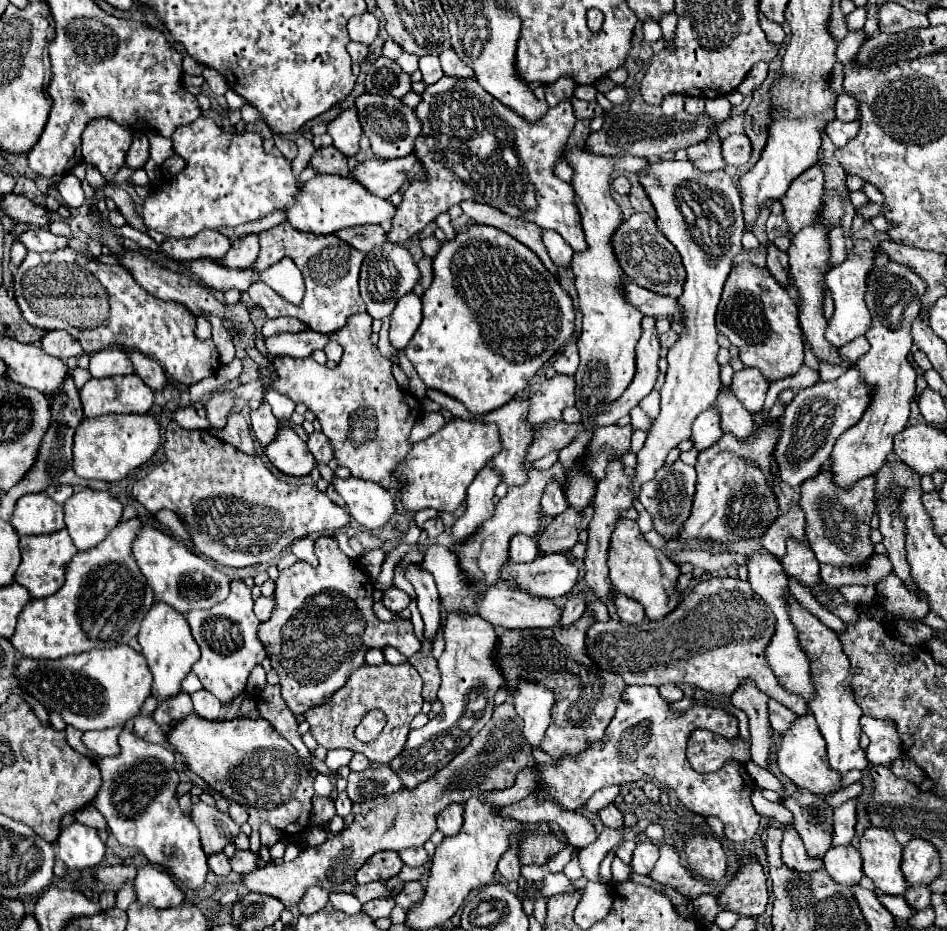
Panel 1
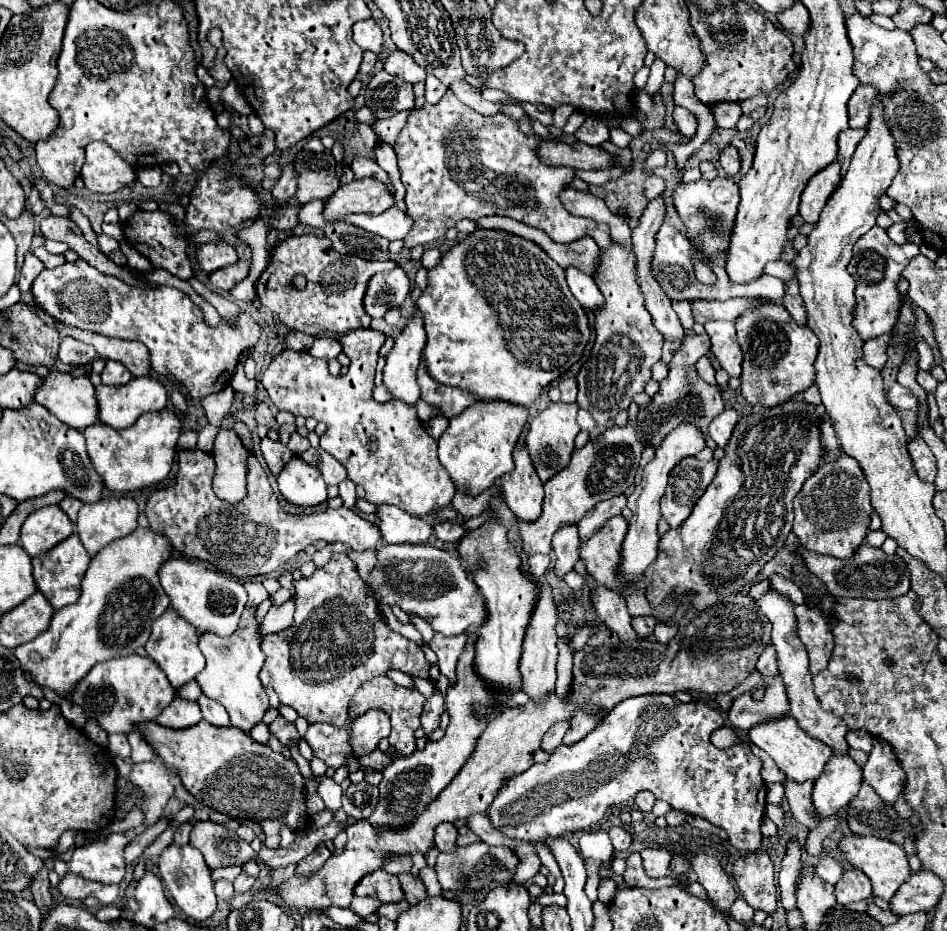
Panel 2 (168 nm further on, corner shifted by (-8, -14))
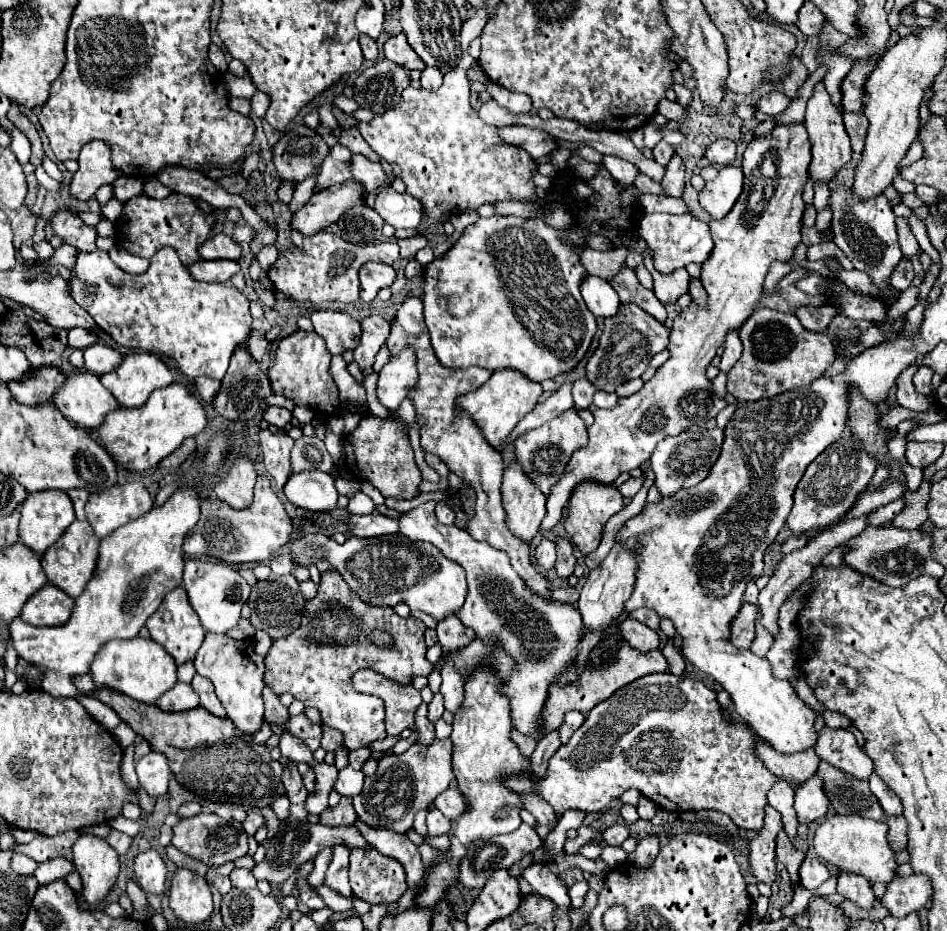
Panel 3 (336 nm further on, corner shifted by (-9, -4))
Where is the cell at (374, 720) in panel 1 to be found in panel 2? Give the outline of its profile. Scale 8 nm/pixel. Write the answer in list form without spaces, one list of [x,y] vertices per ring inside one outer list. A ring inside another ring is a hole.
[[[334,554],[314,576],[294,582],[294,590],[294,624],[262,640],[266,664],[260,672],[260,682],[274,688],[280,702],[292,706],[310,724],[328,722],[350,730],[350,744],[356,756],[370,754],[390,734],[390,718],[371,709],[351,719],[348,704],[354,690],[374,676],[384,676],[390,668],[402,670],[412,678],[428,678],[430,664],[416,642],[392,632],[380,618],[378,604],[346,554]]]

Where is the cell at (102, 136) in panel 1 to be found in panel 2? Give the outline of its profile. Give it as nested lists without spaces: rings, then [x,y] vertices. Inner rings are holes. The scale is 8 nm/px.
[[[90,142],[80,172],[84,186],[94,194],[118,192],[136,180],[136,170],[128,166],[106,142]]]

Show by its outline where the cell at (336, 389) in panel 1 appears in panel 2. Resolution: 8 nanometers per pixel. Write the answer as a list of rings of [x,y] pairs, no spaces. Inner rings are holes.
[[[358,328],[348,332],[344,336],[344,354],[350,358],[350,370],[338,378],[328,372],[328,364],[322,358],[314,358],[306,350],[282,350],[274,356],[260,382],[278,410],[288,410],[294,416],[314,418],[328,426],[328,432],[320,438],[320,446],[342,462],[342,466],[348,470],[348,478],[366,490],[368,502],[392,504],[408,512],[410,516],[426,516],[428,512],[436,512],[452,502],[456,494],[456,484],[452,482],[444,466],[440,466],[436,456],[438,444],[430,434],[426,434],[416,414],[416,408],[394,398],[386,404],[378,404],[376,400],[372,400],[378,350],[382,348],[384,340],[386,336],[372,328]]]

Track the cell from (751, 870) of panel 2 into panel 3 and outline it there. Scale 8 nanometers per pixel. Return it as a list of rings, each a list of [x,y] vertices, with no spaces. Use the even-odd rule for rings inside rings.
[[[765,806],[765,826],[759,836],[749,840],[749,870],[757,878],[757,882],[773,884],[776,878],[776,842],[775,836],[783,828],[781,814],[773,806]]]

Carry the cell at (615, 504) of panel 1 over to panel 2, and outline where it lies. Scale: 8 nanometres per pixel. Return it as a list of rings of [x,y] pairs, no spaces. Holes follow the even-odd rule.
[[[598,586],[592,596],[594,608],[600,616],[600,620],[606,624],[608,630],[612,630],[620,640],[624,642],[638,642],[638,634],[630,626],[630,614],[626,608],[626,600],[620,598],[620,594],[612,590],[604,590],[604,586]]]

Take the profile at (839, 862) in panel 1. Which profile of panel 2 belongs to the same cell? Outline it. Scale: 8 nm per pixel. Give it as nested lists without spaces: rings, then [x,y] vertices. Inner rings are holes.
[[[848,868],[844,872],[844,876],[840,878],[840,882],[836,884],[834,894],[836,894],[838,904],[860,902],[860,900],[868,900],[872,896],[872,886],[864,872],[860,872],[856,868]]]

